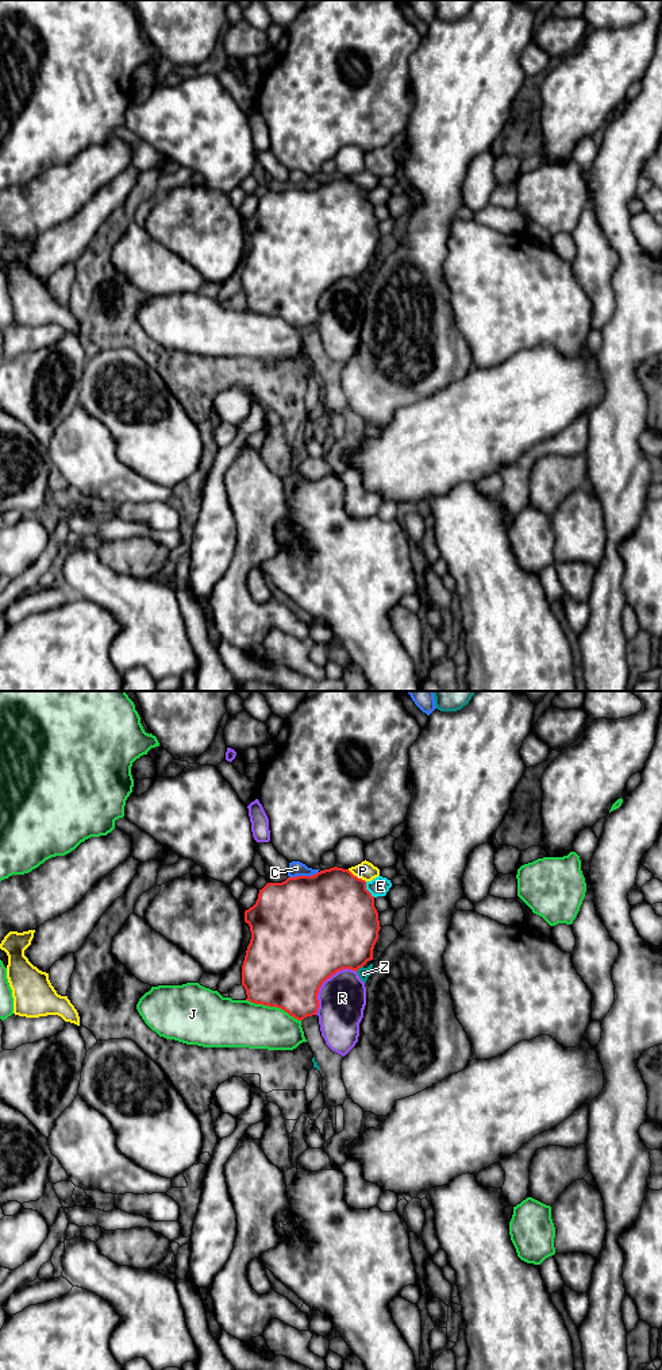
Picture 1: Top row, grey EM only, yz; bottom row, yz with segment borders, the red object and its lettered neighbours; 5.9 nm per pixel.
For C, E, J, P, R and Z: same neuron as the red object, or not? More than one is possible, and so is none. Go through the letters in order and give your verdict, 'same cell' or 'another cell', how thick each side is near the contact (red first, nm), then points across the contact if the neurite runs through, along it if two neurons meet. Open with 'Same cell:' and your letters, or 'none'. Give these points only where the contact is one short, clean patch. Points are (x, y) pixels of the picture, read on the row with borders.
Same cell: none
C: another cell; calibres 500 and 90 nm
E: another cell; calibres 500 and 110 nm
J: another cell; calibres 480 and 280 nm
P: another cell; calibres 480 and 110 nm
R: another cell; calibres 500 and 280 nm
Z: another cell; calibres 460 and 70 nm

